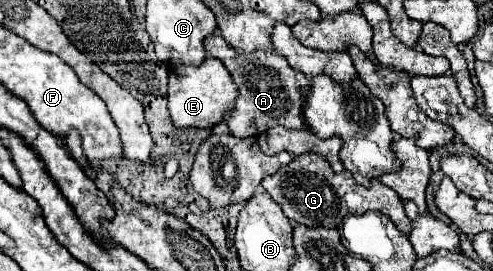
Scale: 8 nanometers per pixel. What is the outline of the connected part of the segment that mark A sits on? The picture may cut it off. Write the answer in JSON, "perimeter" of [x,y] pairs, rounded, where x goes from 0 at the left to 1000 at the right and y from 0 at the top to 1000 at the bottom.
{"perimeter":[[[432,122],[416,144],[416,188],[424,210],[444,218],[473,284],[481,314],[481,365],[465,410],[452,424],[452,454],[469,476],[477,506],[529,498],[538,476],[574,461],[578,476],[611,476],[611,387],[615,343],[627,328],[627,284],[606,269],[586,240],[586,225],[558,188],[509,188],[481,196],[452,144],[448,122]]]}

